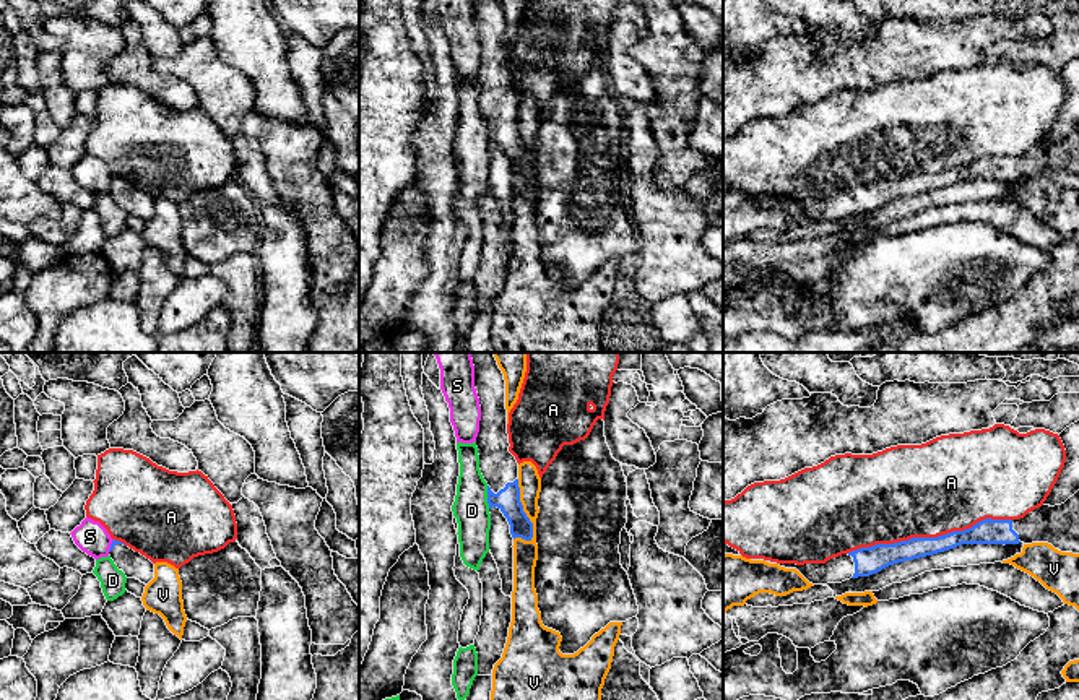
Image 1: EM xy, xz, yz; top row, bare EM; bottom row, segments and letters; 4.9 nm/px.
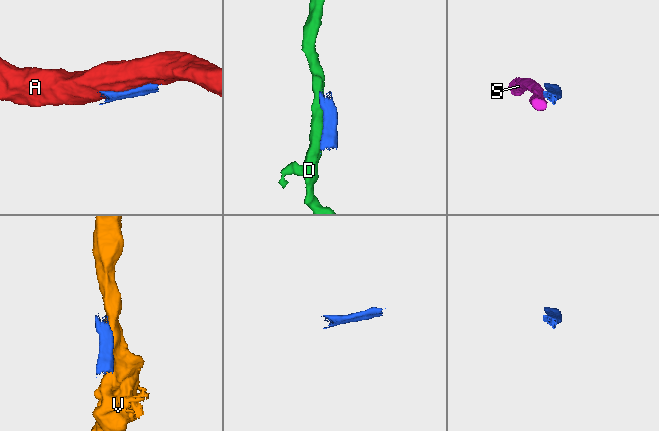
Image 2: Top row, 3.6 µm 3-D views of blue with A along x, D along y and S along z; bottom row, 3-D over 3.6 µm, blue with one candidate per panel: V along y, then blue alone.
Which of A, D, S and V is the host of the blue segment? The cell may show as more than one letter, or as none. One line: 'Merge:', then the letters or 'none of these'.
Merge: none of these

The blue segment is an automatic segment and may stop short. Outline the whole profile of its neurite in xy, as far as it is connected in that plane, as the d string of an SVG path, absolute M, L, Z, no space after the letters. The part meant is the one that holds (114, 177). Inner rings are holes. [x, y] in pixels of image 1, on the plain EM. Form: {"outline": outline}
{"outline": "M114 175L109 185L109 192L127 214L136 214L145 221L154 214L154 200L124 179Z"}

